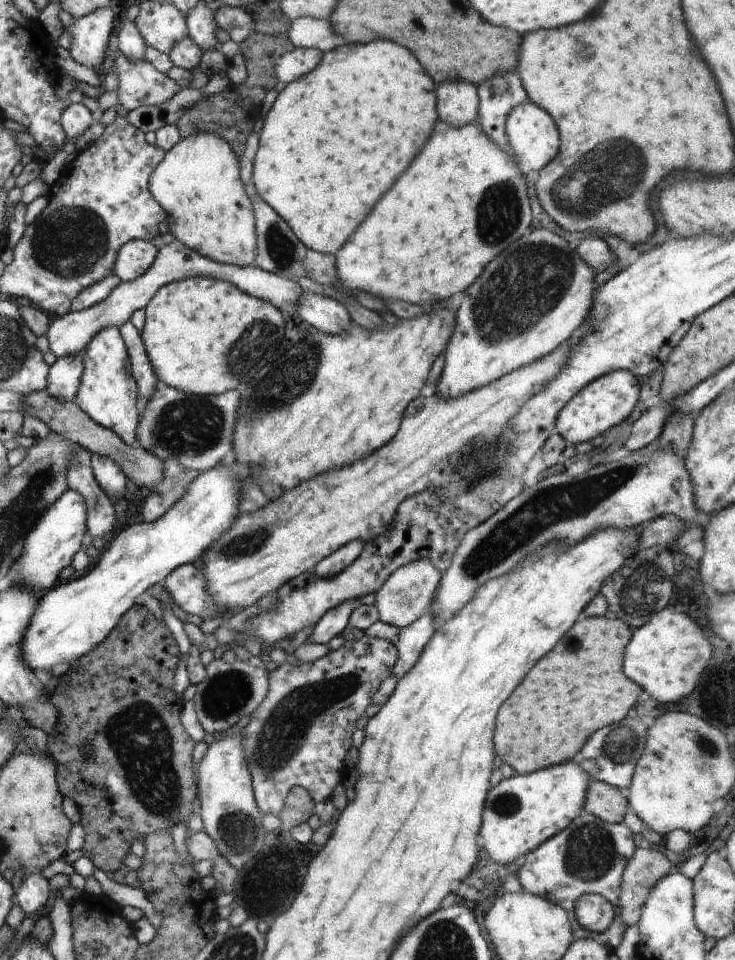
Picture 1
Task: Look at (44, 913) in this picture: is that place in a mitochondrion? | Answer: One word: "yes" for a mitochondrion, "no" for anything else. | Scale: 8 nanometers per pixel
no

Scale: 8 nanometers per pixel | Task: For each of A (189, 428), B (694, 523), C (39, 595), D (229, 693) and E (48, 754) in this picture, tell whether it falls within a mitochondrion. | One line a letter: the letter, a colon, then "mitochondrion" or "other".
A: mitochondrion
B: other
C: other
D: mitochondrion
E: other

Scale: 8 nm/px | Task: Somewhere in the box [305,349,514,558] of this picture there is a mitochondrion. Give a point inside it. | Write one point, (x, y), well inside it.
(473, 457)

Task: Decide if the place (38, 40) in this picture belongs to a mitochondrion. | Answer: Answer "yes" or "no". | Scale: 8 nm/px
no

